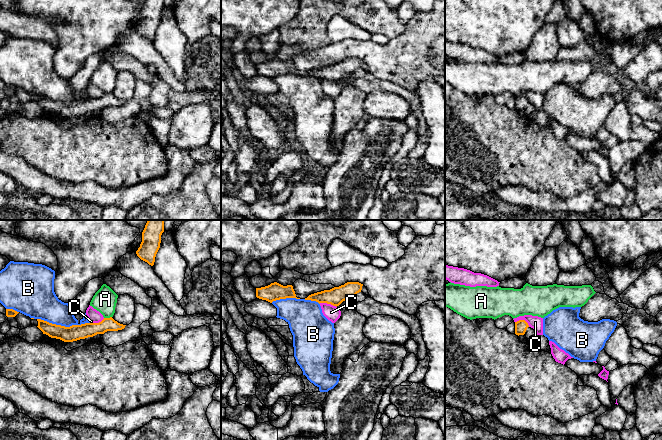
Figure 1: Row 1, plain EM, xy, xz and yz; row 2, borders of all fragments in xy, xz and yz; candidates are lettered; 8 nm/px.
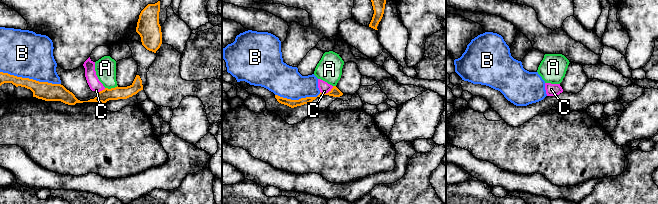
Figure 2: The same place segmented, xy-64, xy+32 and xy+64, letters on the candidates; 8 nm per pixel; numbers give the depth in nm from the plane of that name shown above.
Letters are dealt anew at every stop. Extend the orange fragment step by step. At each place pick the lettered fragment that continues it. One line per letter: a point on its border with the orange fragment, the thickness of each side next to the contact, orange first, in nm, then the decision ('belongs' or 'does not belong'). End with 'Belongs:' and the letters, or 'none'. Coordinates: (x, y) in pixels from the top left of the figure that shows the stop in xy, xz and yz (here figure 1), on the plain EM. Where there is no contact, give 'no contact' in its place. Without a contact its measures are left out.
A: meets orange in xy at (107, 94); 120 nm thick on the orange side, 190 nm on the other; does not belong
B: meets orange in xy at (63, 102); 130 nm thick on the orange side, 260 nm on the other; does not belong
C: meets orange in xz at (328, 79); 140 nm thick on the orange side, 120 nm on the other; does not belong
Belongs: none

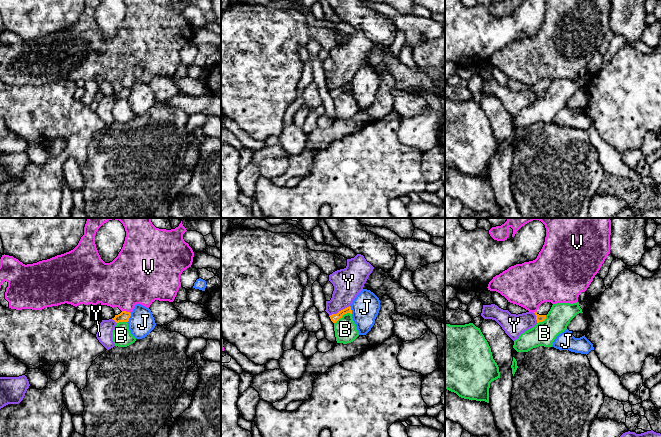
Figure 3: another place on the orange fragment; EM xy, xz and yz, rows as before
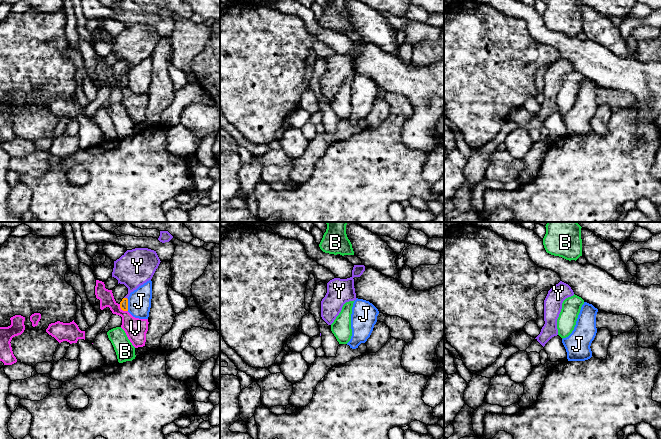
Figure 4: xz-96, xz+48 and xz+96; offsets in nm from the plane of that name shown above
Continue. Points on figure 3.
B: meets orange in xz at (342, 91); 70 nm thick on the orange side, 180 nm on the other; does not belong
J: meets orange in xy at (129, 93); 90 nm thick on the orange side, 200 nm on the other; does not belong
V: meets orange in xy at (125, 87); 90 nm thick on the orange side, 400 nm on the other; does not belong
Y: meets orange in xz at (339, 87); 70 nm thick on the orange side, 240 nm on the other; does not belong
Belongs: none

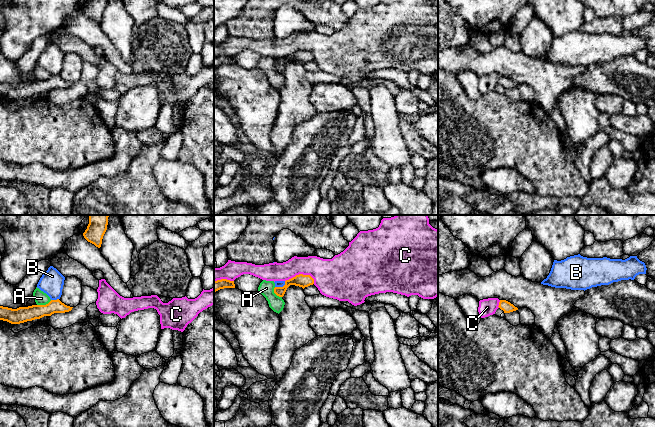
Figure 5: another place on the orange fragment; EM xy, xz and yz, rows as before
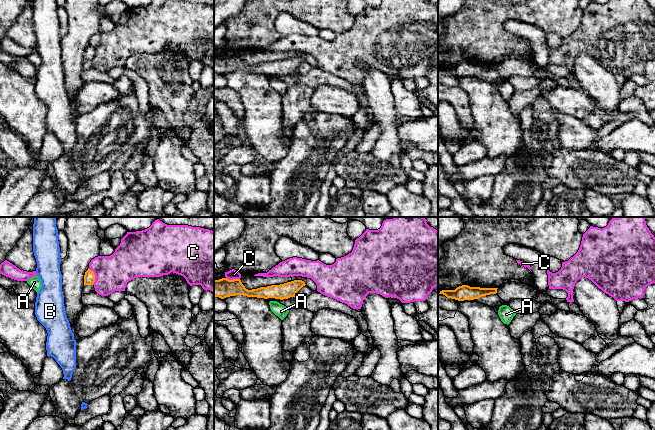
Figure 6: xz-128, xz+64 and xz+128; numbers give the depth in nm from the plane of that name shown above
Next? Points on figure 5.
A: meets orange in xy at (44, 81); 130 nm thick on the orange side, 110 nm on the other; does not belong
B: meets orange in xy at (54, 76); 120 nm thick on the orange side, 190 nm on the other; does not belong
C: meets orange in xz at (299, 50); 100 nm thick on the orange side, 280 nm on the other; does not belong
Belongs: none

